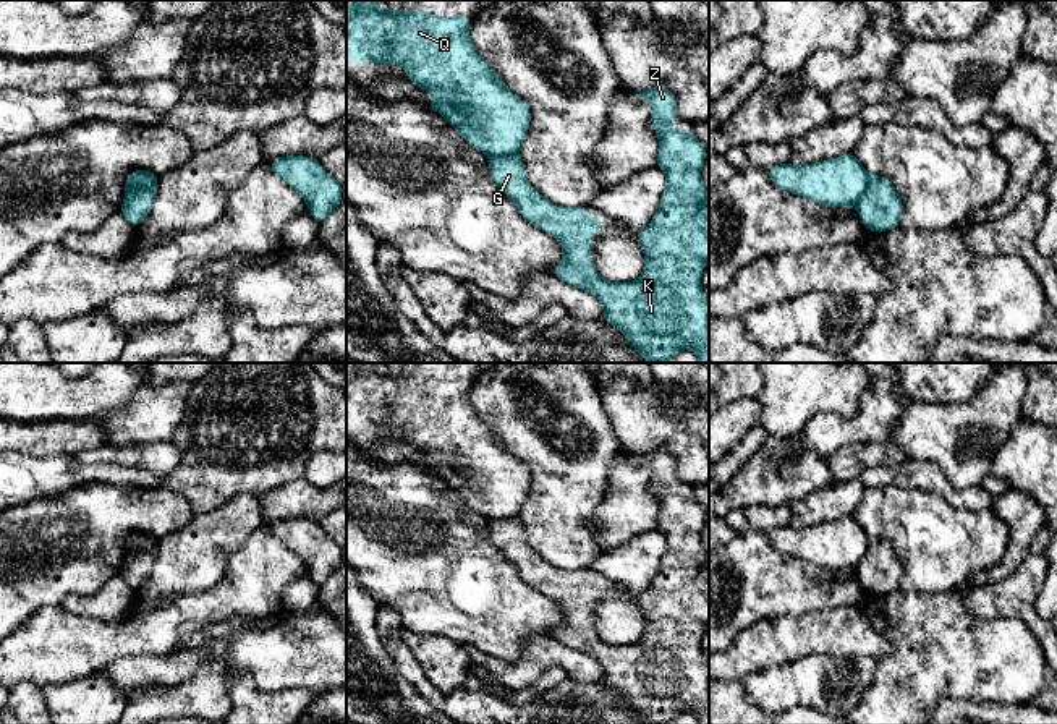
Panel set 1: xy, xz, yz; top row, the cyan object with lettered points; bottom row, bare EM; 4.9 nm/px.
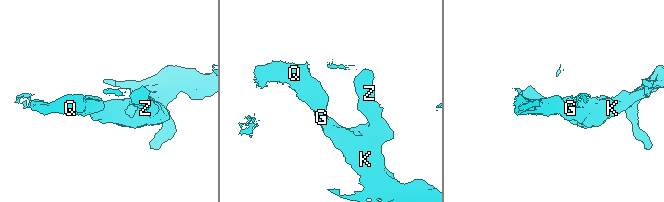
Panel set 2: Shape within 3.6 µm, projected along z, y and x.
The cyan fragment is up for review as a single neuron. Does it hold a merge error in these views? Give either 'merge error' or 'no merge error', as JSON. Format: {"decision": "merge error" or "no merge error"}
{"decision": "merge error"}

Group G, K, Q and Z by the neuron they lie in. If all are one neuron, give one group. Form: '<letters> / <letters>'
G K Z / Q

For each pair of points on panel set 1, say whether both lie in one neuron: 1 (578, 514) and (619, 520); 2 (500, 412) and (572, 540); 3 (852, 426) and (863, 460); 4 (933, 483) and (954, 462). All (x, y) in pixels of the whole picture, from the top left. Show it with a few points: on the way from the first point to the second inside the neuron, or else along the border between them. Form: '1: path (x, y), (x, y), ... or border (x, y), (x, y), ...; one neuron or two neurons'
1: border (607, 481), (596, 517), (596, 540), (604, 551); two neurons
2: path (533, 444), (562, 473), (562, 507); one neuron
3: border (889, 439), (847, 444), (826, 457); two neurons
4: border (908, 457), (931, 460), (959, 488), (980, 486); two neurons

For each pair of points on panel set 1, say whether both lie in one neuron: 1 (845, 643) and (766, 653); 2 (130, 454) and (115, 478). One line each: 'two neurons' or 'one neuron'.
1: one neuron
2: two neurons

